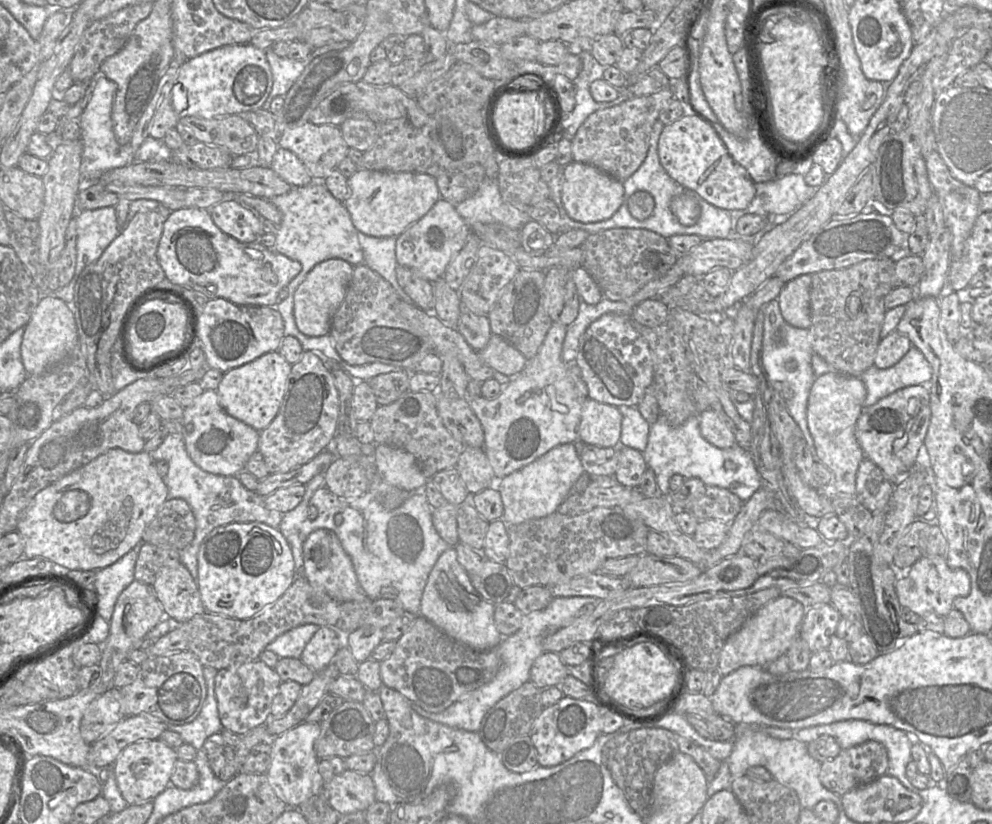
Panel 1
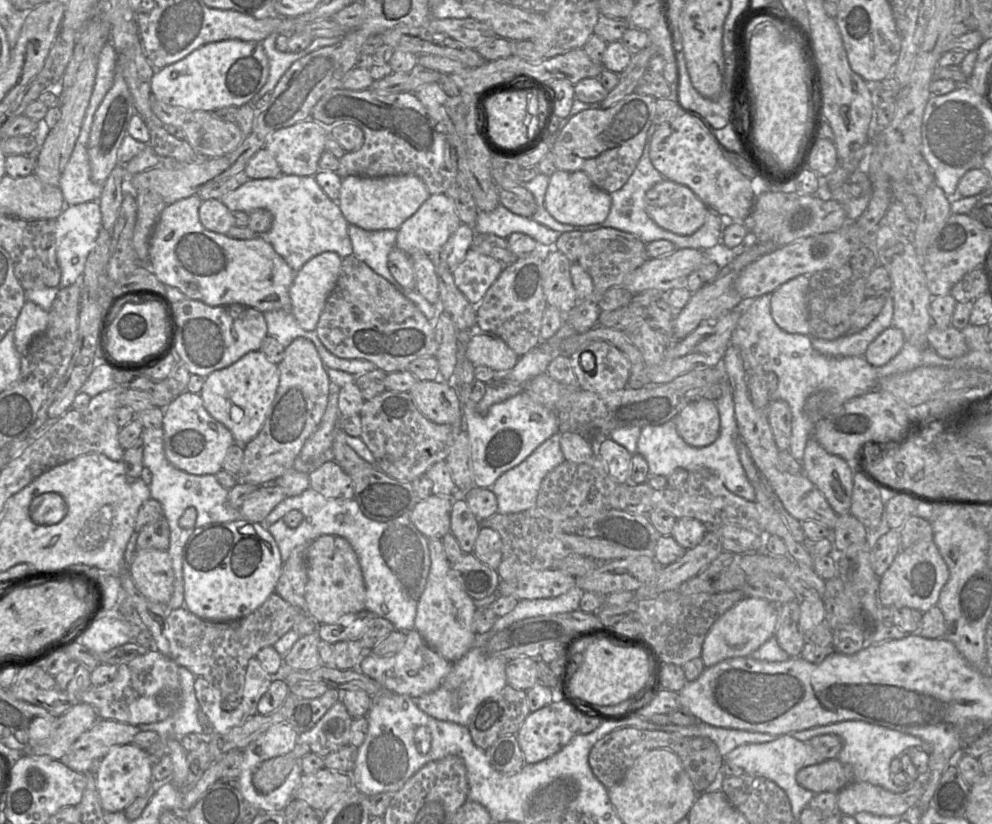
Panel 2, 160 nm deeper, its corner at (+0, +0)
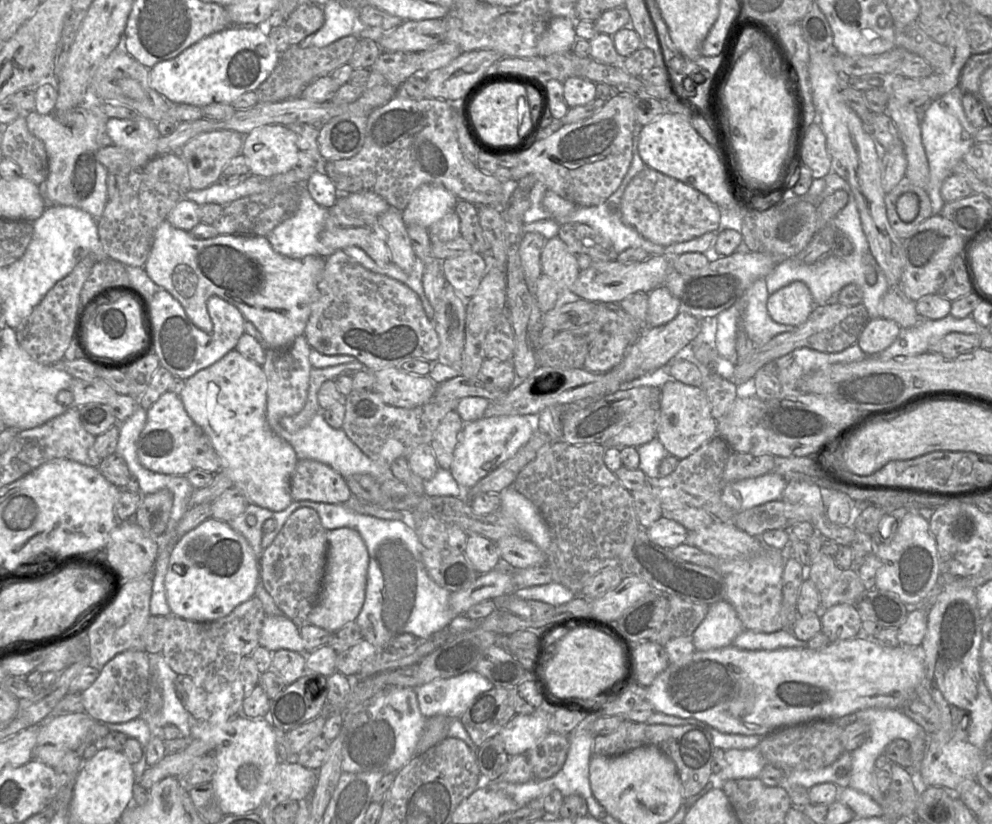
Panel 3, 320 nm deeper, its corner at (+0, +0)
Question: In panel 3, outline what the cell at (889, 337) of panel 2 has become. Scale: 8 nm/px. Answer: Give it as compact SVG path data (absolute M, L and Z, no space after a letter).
M886 318L870 319L862 329L857 344L866 354L885 350L897 338L900 326Z

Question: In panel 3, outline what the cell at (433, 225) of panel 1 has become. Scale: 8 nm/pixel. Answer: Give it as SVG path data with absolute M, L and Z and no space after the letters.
M425 184L412 195L406 208L401 212L406 226L418 225L428 229L453 211L459 199L445 188Z

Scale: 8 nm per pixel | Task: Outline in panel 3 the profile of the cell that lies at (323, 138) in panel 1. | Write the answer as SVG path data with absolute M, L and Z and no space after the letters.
M279 124L261 126L245 135L241 150L250 174L261 178L294 169L298 153L296 135Z

